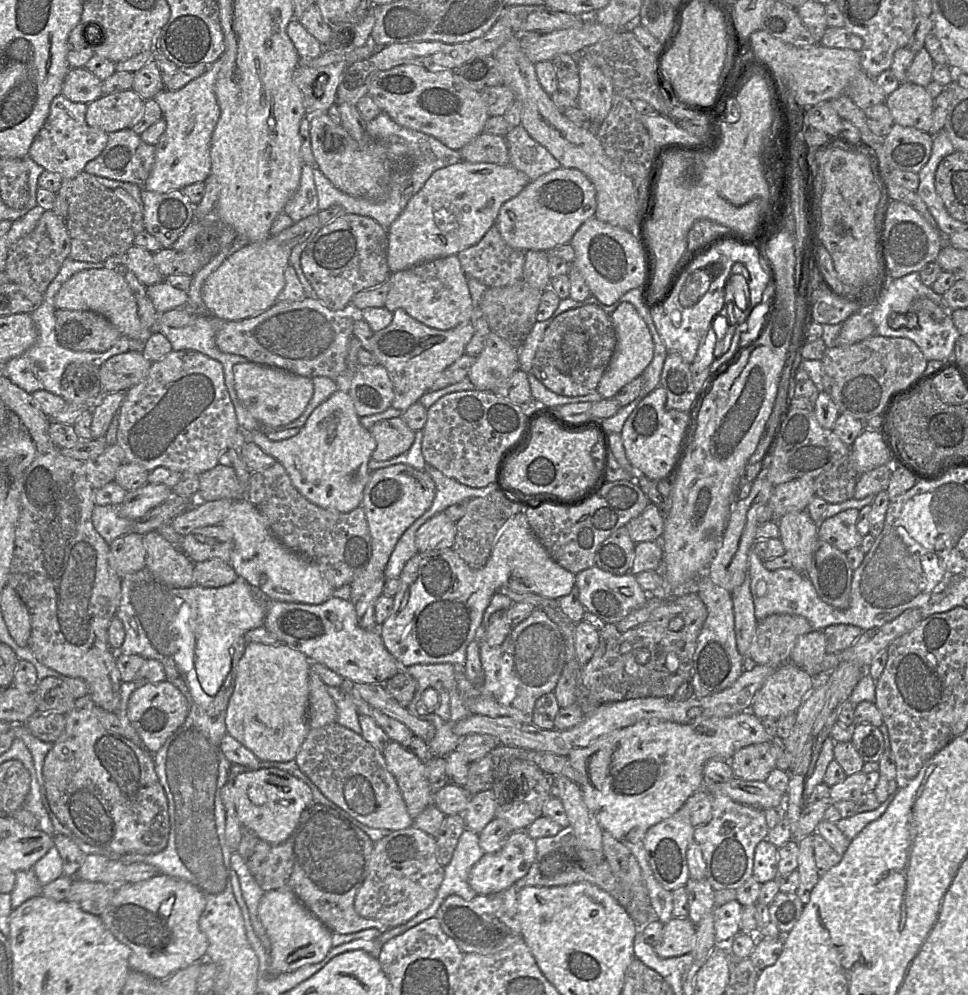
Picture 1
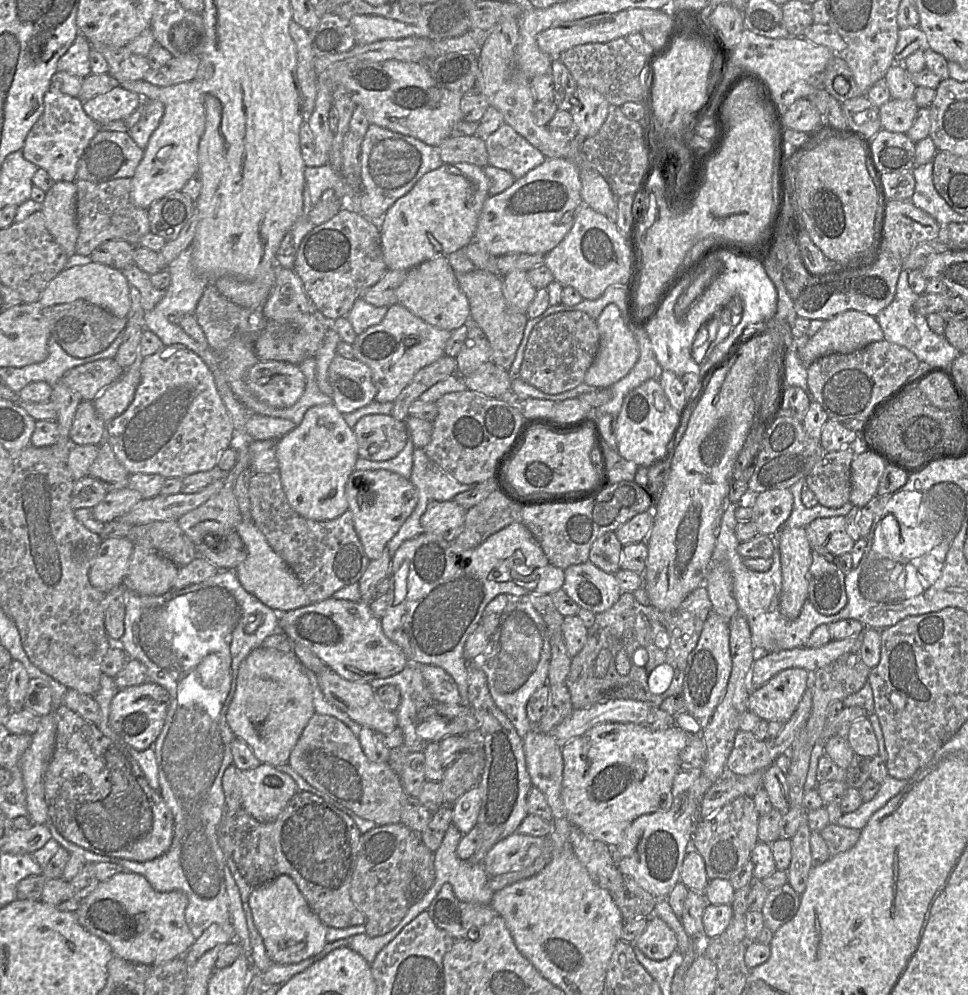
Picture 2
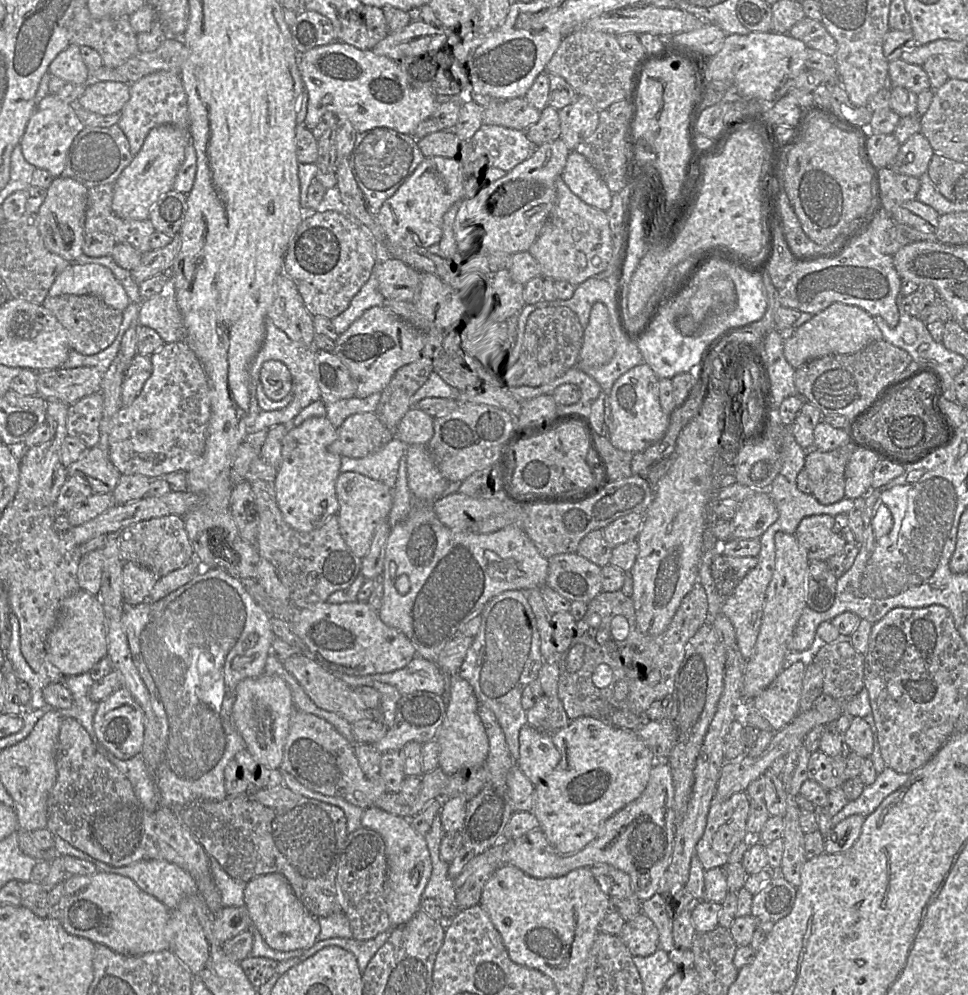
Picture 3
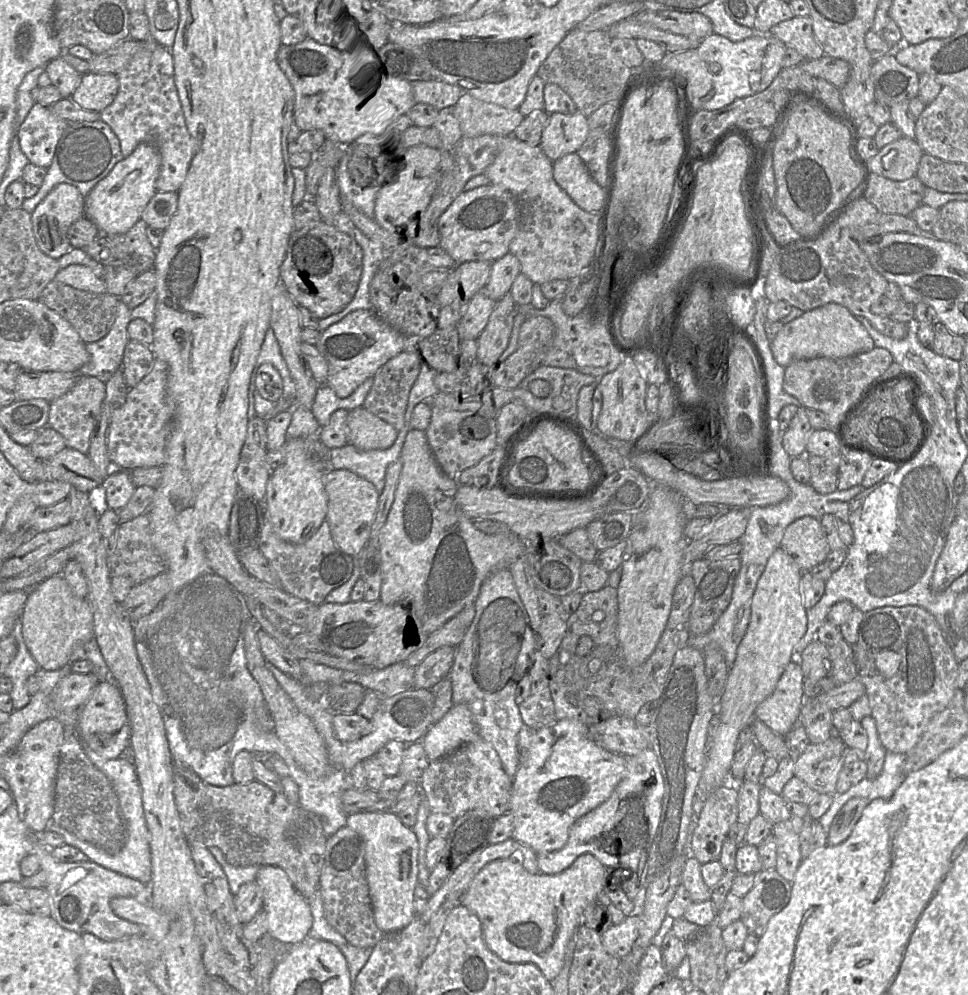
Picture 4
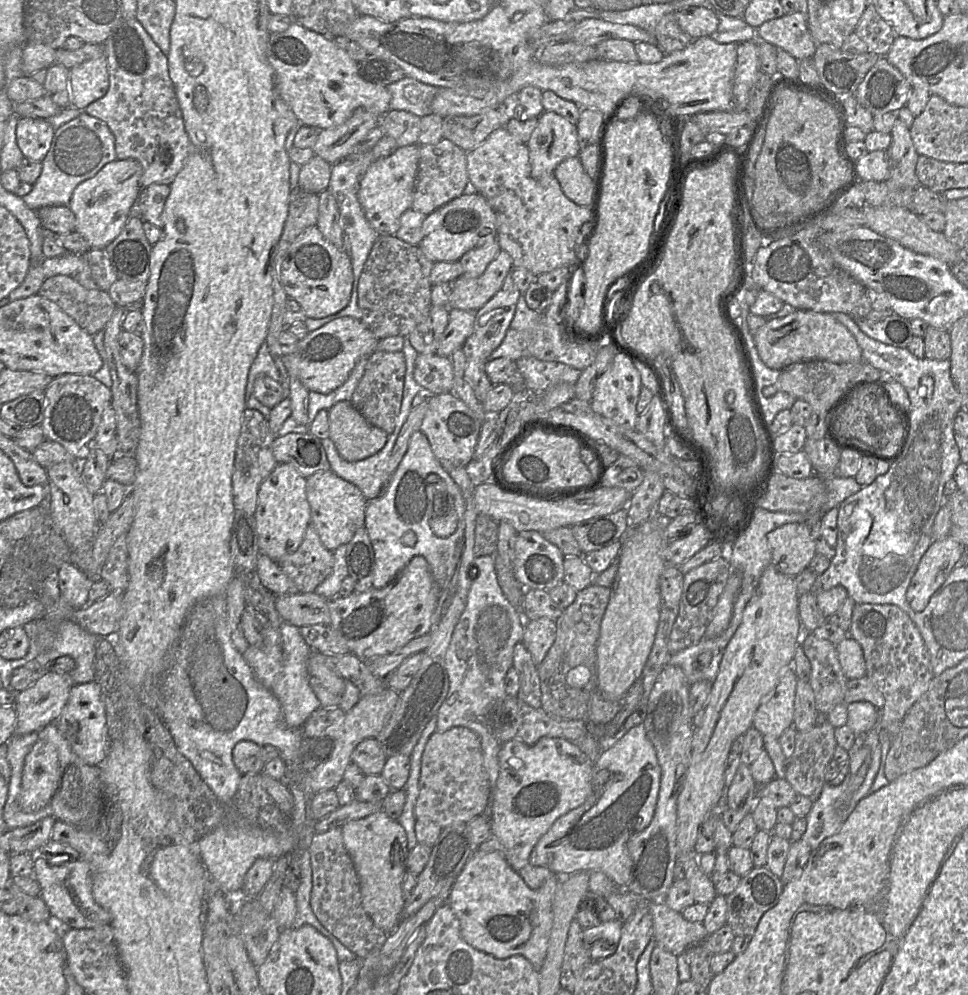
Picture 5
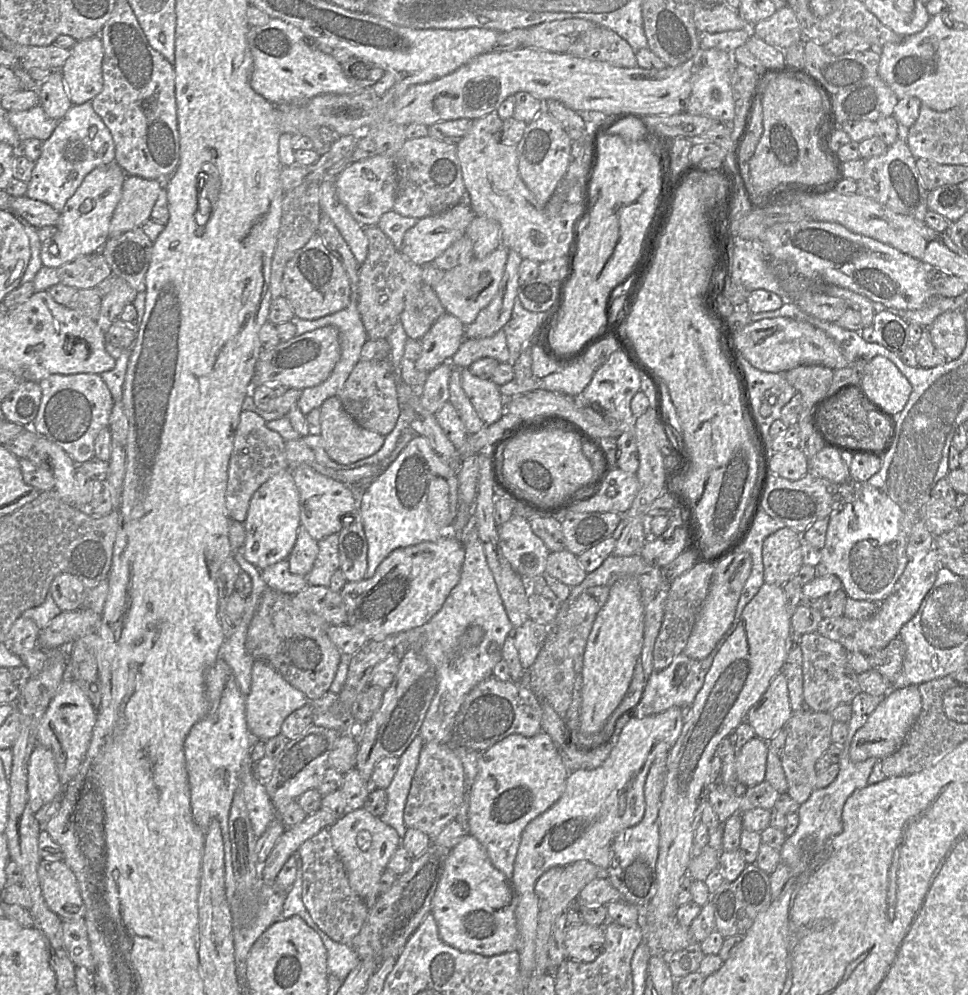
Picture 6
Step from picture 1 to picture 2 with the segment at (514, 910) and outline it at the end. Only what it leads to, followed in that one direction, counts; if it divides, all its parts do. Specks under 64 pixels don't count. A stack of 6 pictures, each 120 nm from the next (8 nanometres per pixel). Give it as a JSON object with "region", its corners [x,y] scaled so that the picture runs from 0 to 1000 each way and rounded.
{"region":[[[460,888],[441,914],[448,928],[468,944],[491,946],[496,935],[517,921],[506,909],[477,907],[469,899],[467,890]]]}

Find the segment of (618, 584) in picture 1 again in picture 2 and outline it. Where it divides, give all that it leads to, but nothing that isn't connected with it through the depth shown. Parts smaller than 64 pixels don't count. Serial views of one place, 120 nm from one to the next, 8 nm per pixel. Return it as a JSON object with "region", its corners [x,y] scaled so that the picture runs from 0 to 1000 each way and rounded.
{"region":[[[610,564],[586,570],[583,578],[581,593],[600,611],[614,617],[631,611],[643,597],[635,577],[621,573]]]}

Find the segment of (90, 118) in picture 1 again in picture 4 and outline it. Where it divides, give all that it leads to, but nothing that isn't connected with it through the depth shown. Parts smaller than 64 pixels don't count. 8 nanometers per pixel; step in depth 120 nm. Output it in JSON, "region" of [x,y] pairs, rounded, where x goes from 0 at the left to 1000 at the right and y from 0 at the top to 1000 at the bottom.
{"region":[[[85,74],[82,86],[72,97],[83,108],[104,113],[119,99],[123,89],[123,81],[118,74]]]}

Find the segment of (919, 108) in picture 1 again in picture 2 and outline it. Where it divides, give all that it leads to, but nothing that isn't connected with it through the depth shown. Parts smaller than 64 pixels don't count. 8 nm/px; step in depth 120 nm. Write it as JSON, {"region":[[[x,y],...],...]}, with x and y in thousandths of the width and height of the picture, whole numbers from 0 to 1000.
{"region":[[[944,98],[919,99],[908,108],[910,130],[936,134],[943,126],[949,111]]]}

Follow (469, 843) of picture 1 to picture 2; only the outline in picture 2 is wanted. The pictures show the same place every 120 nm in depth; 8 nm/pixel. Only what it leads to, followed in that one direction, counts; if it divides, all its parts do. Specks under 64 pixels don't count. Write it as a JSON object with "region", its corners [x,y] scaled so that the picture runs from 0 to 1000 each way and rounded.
{"region":[[[468,828],[463,831],[456,849],[448,856],[449,882],[447,888],[434,903],[431,903],[430,906],[426,906],[419,920],[411,930],[418,932],[436,916],[441,916],[445,907],[460,888],[467,890],[469,899],[477,907],[506,909],[511,895],[505,889],[504,878],[499,872],[499,867],[486,867],[472,860],[471,854],[477,839],[478,838]]]}

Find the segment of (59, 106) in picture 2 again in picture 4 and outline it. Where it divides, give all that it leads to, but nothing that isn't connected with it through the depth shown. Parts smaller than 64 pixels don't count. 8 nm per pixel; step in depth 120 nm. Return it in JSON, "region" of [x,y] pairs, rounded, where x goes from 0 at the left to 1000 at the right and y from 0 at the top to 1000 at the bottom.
{"region":[[[35,105],[18,132],[22,150],[33,165],[46,169],[53,166],[69,126],[70,123],[58,117],[51,108]]]}

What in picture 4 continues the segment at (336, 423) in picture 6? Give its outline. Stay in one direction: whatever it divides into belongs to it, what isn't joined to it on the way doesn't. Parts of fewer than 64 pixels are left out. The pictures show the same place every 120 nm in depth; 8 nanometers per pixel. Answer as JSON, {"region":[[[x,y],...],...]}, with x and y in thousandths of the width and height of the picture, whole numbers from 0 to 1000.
{"region":[[[376,409],[361,413],[358,431],[360,446],[376,453],[401,451],[412,434]]]}

